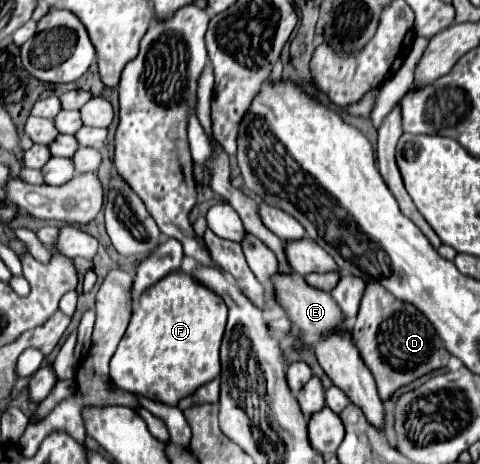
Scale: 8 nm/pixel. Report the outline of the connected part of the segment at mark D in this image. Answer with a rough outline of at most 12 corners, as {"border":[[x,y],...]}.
{"border":[[366,285],[352,341],[380,397],[446,367],[424,313]]}

